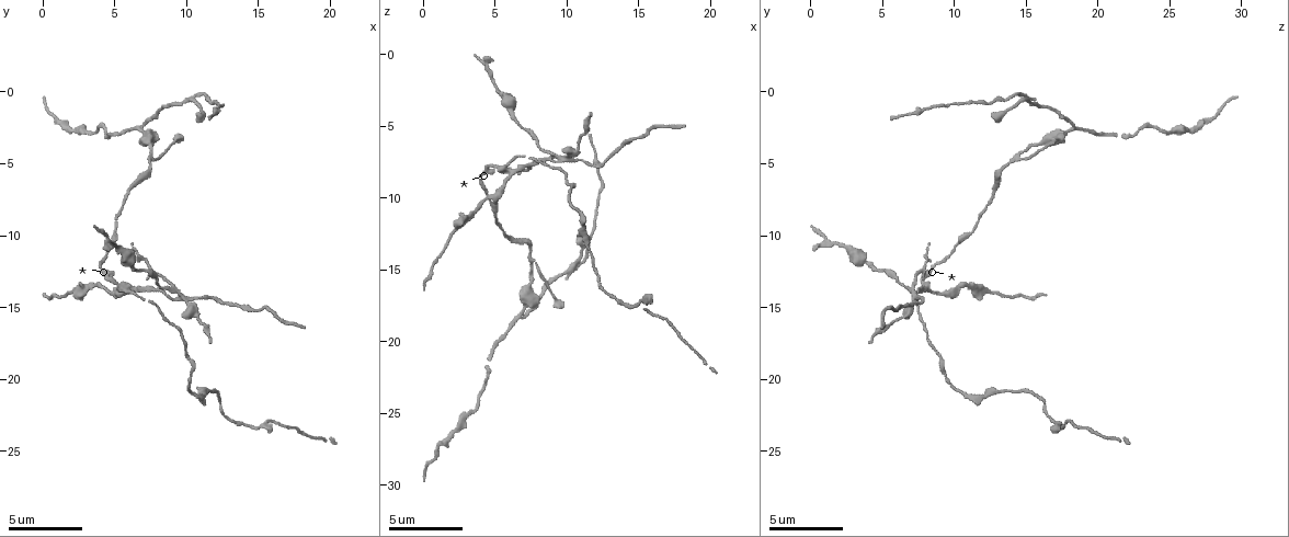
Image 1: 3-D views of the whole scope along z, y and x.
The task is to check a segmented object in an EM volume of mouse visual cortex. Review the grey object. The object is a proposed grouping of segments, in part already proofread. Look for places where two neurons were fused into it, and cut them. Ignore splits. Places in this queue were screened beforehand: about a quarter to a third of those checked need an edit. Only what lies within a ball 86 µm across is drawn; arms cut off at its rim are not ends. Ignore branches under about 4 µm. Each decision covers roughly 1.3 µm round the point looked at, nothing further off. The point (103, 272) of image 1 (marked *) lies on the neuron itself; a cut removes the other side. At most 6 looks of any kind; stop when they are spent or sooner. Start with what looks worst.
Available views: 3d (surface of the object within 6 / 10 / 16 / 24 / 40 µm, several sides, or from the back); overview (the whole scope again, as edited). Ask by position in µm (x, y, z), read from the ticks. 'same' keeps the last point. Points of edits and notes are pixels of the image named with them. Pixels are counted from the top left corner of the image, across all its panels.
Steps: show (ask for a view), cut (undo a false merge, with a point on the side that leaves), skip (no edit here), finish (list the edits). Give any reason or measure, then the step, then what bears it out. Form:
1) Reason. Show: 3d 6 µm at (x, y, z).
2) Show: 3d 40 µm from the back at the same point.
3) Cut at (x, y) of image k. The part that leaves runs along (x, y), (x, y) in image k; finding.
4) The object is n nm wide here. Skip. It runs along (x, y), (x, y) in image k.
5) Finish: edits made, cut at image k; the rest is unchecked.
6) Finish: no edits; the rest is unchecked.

Looks like a crossing. Show: 3d 16 µm at (6.2, 14.0, 7.4).

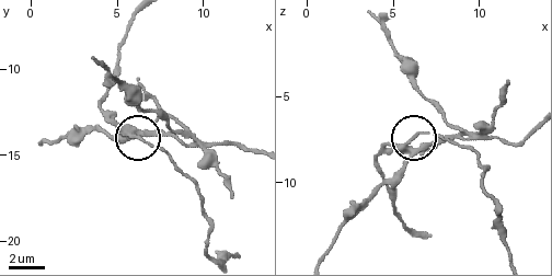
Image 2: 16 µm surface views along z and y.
The object is 230 nm wide here. Cut at (151, 131) of image 2. The part that leaves runs along (127, 130), (152, 130), (192, 144), (240, 144), (257, 149) in image 2; a second neuron is stuck on.

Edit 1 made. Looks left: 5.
Show: overview.

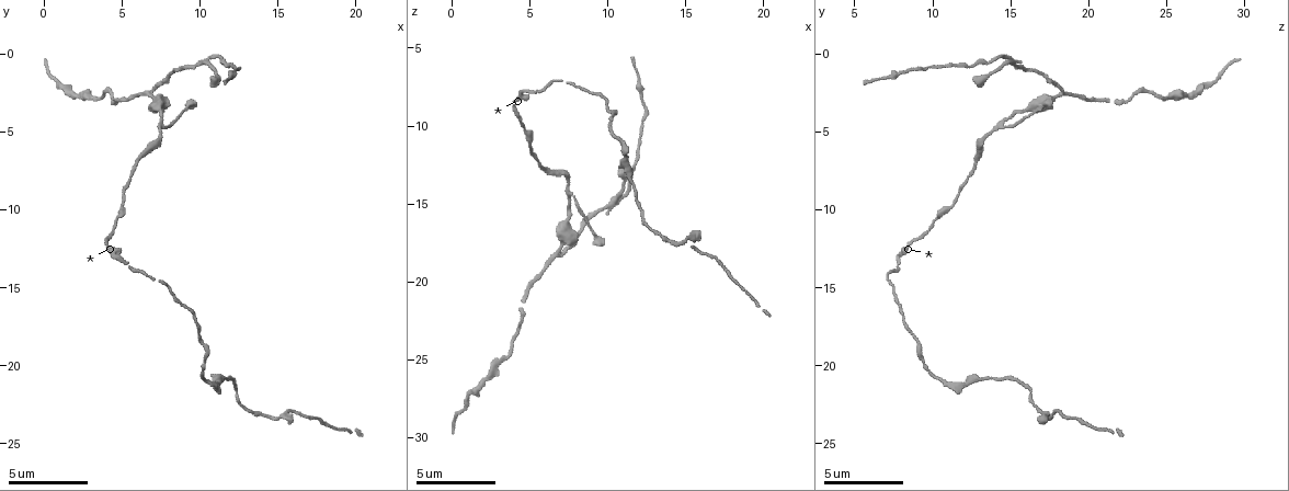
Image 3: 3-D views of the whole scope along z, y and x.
Show: 3d 6 µm at (7.2, 2.2, 18.0).

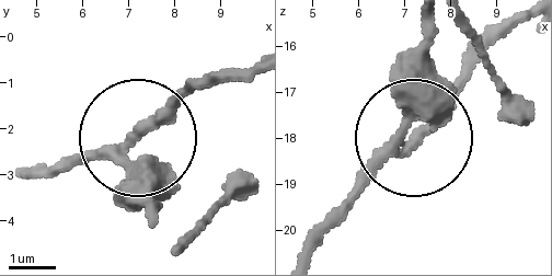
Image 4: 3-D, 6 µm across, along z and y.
Show: 3d 6 µm from the back at (7.20, 2.10, 18.10).

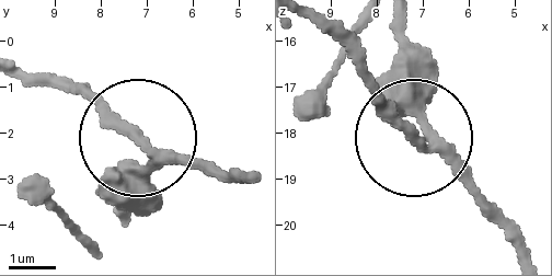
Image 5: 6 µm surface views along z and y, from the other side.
3 arms meet here. Skip. It runs along (122, 221), (137, 139), (246, 179) in image 5; all the same neuron.

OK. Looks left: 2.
Two arms in line, one across. Show: 3d 16 µm at (15.6, 23.0, 17.6).

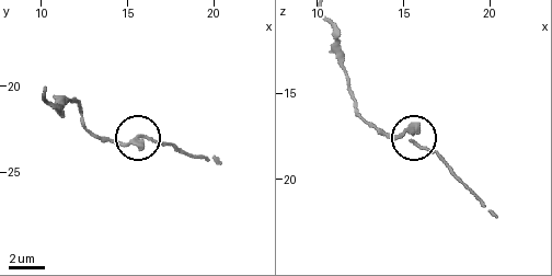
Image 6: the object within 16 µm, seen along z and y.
Closer look. Show: 3d 6 µm at the same point.

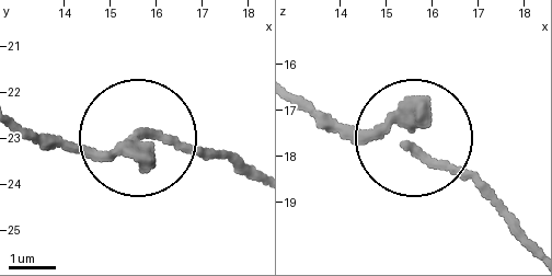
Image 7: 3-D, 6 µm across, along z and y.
3 arms meet here. Skip. Continuous, no second neuron.

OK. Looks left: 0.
Finish: edits made, cut at image 2; the rest is unchecked.

